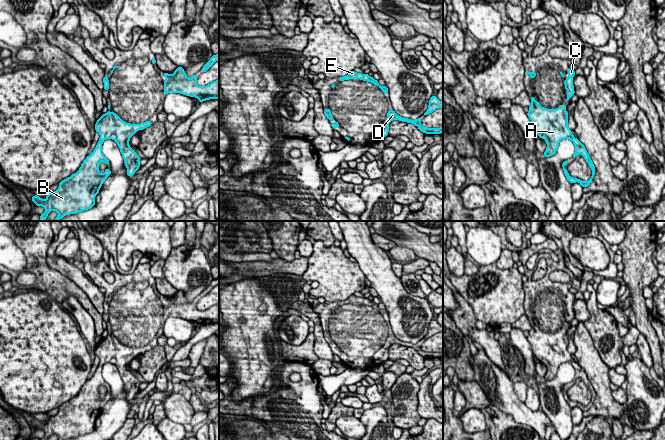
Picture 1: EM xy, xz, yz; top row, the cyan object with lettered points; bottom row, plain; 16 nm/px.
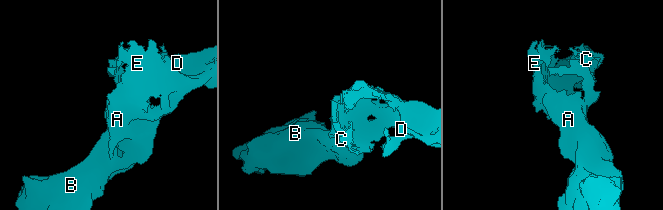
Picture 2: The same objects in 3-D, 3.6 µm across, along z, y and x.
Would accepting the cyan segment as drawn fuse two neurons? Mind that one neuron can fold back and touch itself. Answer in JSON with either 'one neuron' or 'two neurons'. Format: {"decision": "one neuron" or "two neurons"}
{"decision": "one neuron"}

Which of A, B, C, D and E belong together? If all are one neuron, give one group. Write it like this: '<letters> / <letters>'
A B C D E

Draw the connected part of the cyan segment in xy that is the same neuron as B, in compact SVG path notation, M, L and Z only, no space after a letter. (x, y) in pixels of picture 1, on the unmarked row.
M108 329L108 334L106 338L97 343L95 355L100 359L99 365L94 375L83 385L79 394L62 404L58 413L49 417L45 424L37 419L32 421L36 430L45 432L40 440L48 440L53 434L58 436L58 440L66 440L93 432L96 419L111 398L108 392L101 398L98 391L100 386L109 389L109 384L102 377L102 368L105 363L112 363L117 367L129 401L132 401L139 393L141 382L129 370L129 364L137 355L151 350L152 346L127 347L116 337L110 335L110 329Z

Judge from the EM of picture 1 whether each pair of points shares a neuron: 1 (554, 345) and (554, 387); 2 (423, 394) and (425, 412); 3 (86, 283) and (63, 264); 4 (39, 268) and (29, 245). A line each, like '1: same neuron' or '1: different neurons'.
1: different neurons
2: same neuron
3: same neuron
4: same neuron

